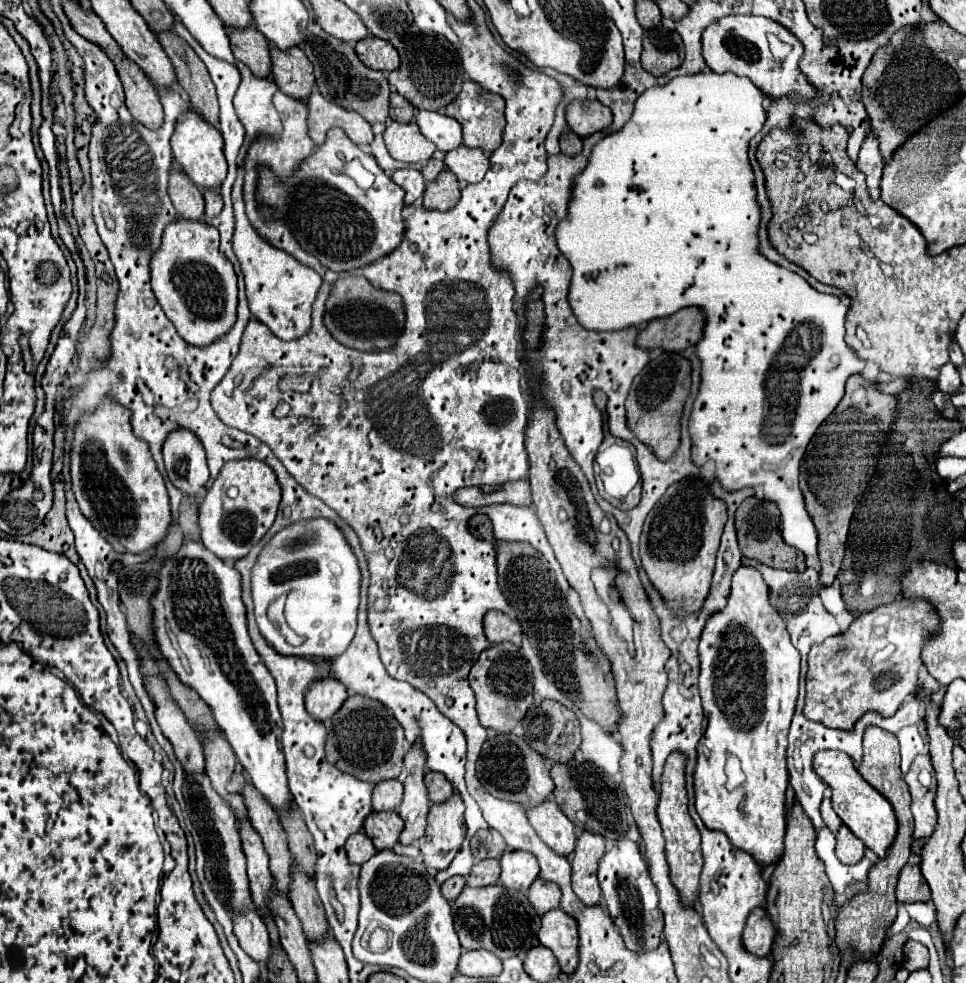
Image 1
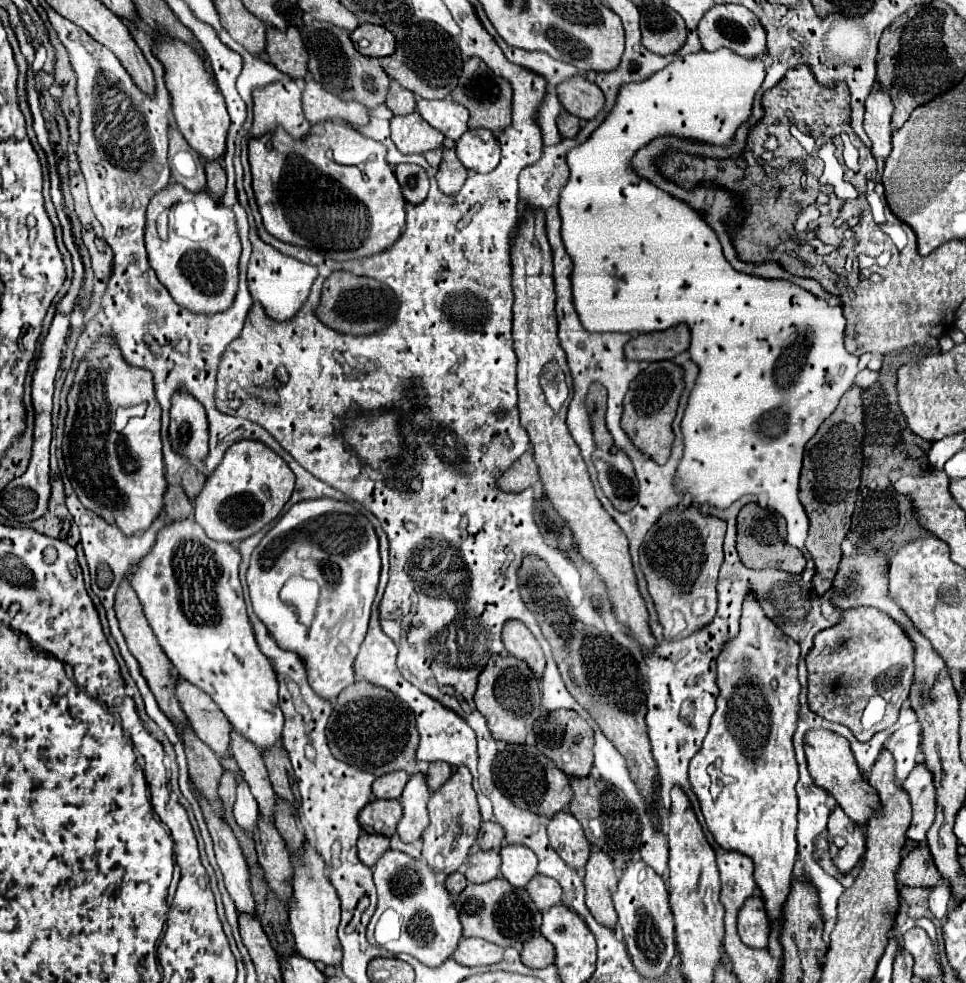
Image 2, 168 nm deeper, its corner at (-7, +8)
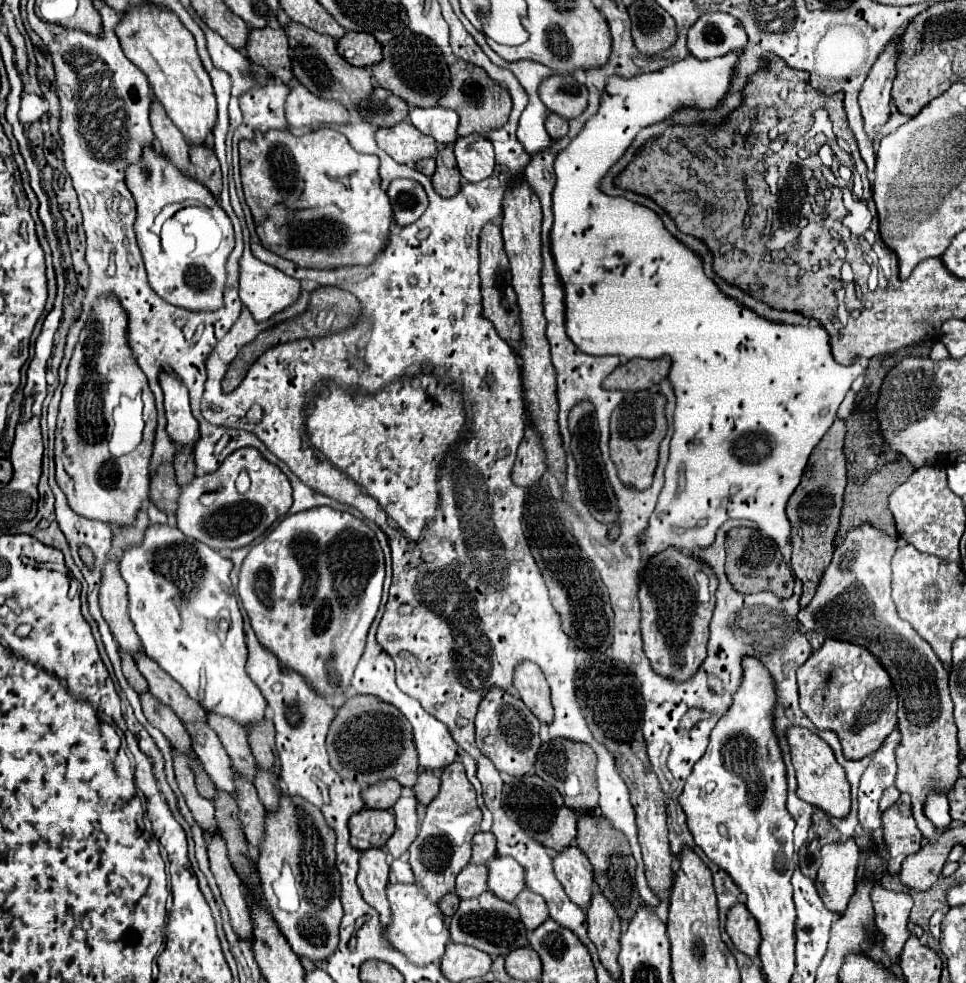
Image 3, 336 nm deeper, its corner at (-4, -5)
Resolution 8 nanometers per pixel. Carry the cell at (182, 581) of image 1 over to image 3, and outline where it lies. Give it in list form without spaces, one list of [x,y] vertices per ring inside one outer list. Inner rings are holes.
[[[149,524],[141,544],[123,550],[119,568],[129,588],[129,616],[135,632],[141,638],[145,654],[153,658],[173,680],[177,680],[185,692],[205,710],[229,716],[245,728],[249,724],[261,722],[265,716],[267,700],[245,672],[247,646],[243,636],[243,616],[239,612],[229,580],[233,562],[223,558],[207,544],[181,534],[175,526]]]

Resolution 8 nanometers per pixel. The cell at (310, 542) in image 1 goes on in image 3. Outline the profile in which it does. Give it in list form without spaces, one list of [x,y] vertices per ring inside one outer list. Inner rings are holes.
[[[323,506],[285,516],[255,544],[241,564],[237,592],[257,640],[271,650],[283,666],[297,670],[321,694],[341,694],[351,684],[353,670],[365,648],[367,630],[377,616],[383,578],[385,560],[375,532],[353,514]]]

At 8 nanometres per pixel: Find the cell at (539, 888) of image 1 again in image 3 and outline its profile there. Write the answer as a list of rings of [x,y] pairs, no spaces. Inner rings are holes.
[[[527,888],[519,892],[513,904],[519,908],[521,922],[527,926],[527,930],[535,930],[547,920],[547,908],[543,908],[543,898],[539,898],[539,894],[531,894]]]

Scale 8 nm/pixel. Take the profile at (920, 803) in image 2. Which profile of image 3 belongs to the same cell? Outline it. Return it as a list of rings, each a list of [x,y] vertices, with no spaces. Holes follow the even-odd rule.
[[[901,794],[901,798],[881,814],[881,830],[883,846],[889,854],[887,872],[899,874],[901,862],[921,848],[921,832],[911,818],[911,800],[907,794]]]

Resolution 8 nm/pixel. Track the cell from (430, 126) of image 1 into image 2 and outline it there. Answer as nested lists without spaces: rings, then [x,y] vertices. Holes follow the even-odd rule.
[[[418,99],[416,107],[434,129],[442,131],[444,137],[452,141],[458,141],[468,131],[468,113],[466,109],[462,109],[462,105],[454,103],[452,99]]]

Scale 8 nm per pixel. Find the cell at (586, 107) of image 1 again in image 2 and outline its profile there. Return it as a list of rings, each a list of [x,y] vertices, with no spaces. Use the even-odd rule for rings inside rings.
[[[572,77],[570,81],[558,85],[558,97],[568,113],[584,121],[590,121],[604,109],[602,89],[582,77]]]

